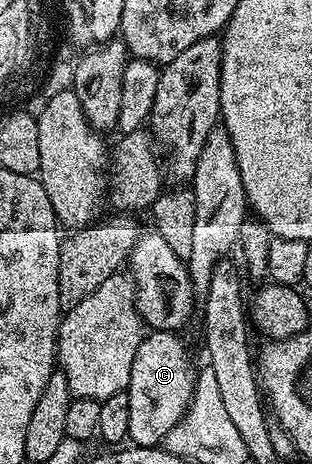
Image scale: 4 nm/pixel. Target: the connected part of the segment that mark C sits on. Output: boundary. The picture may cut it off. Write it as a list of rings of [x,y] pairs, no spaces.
[[[148,331],[133,357],[133,374],[129,378],[129,434],[127,440],[135,446],[159,446],[187,415],[191,396],[195,393],[196,365],[191,365],[191,352],[173,332]]]

